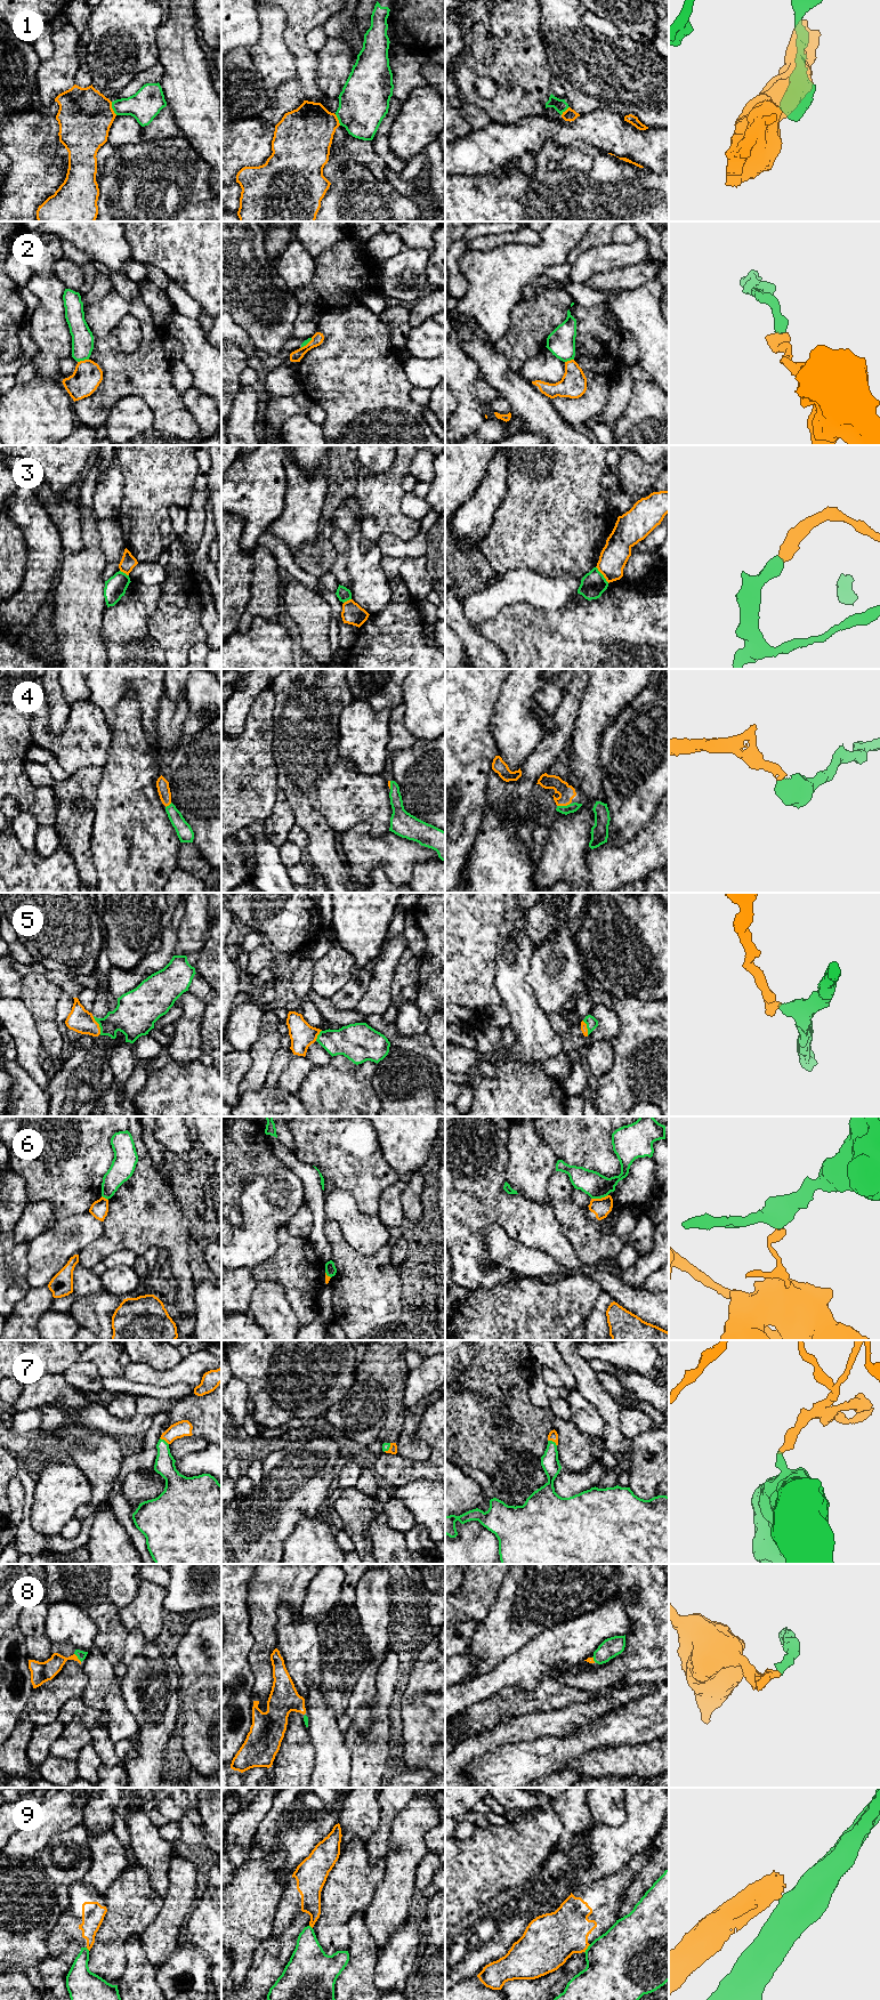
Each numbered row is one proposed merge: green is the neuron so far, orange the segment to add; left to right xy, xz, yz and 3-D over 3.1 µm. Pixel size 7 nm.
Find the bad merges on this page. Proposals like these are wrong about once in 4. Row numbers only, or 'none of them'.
1, 2, 3, 6, 9

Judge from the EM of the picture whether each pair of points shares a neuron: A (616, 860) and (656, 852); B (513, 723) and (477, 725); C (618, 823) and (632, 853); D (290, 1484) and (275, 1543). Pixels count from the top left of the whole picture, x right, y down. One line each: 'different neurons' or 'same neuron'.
A: same neuron
B: different neurons
C: different neurons
D: same neuron

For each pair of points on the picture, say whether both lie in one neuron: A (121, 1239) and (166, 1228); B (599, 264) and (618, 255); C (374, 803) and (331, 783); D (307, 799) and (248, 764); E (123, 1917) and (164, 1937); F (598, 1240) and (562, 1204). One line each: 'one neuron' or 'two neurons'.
A: one neuron
B: one neuron
C: one neuron
D: two neurons
E: two neurons
F: one neuron

